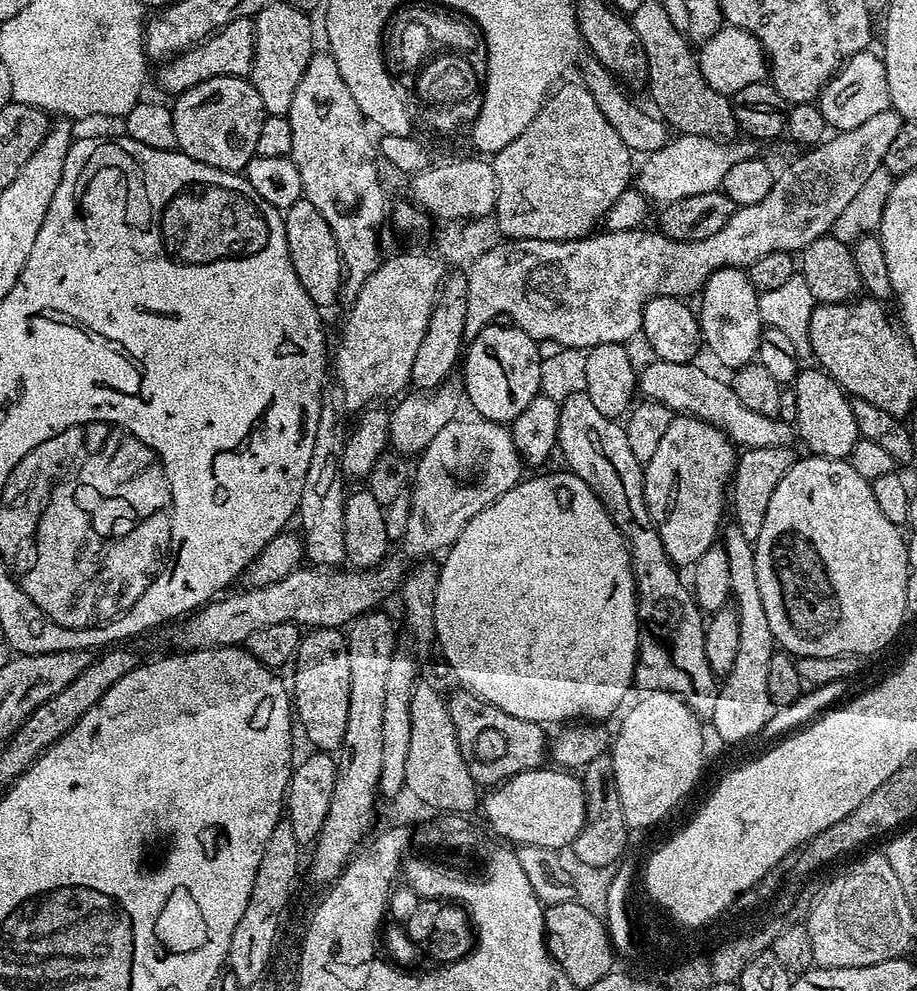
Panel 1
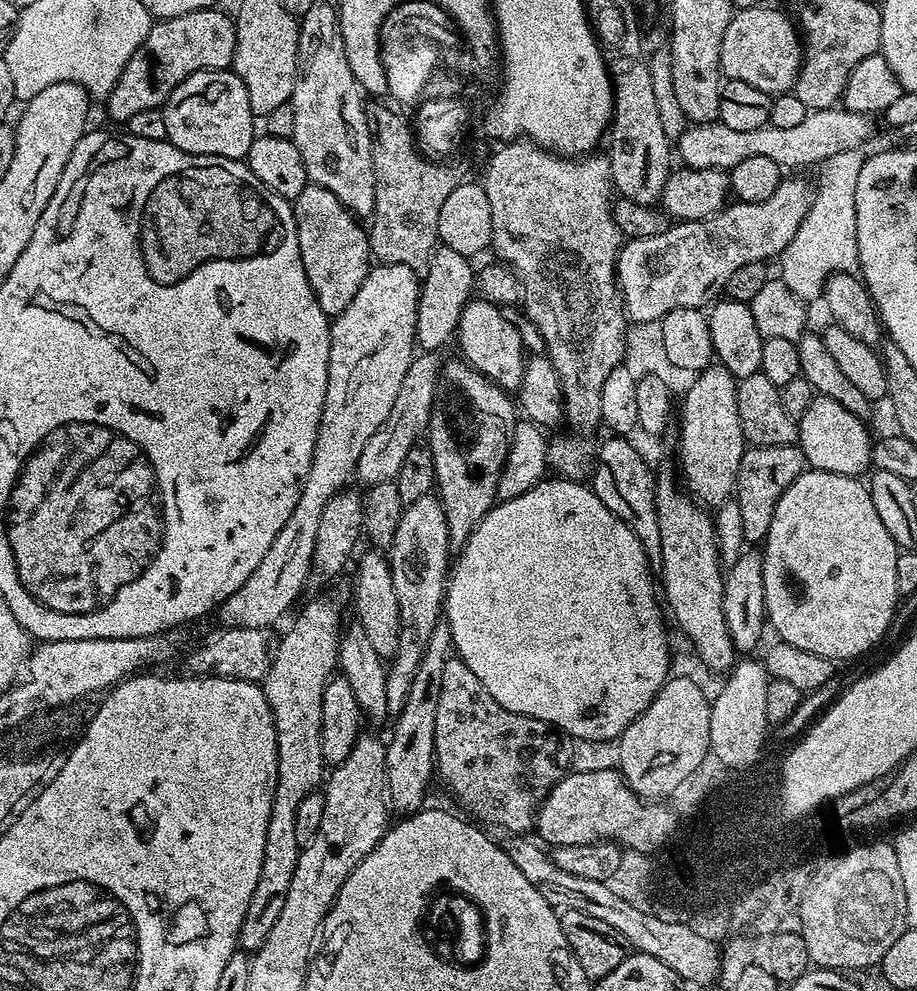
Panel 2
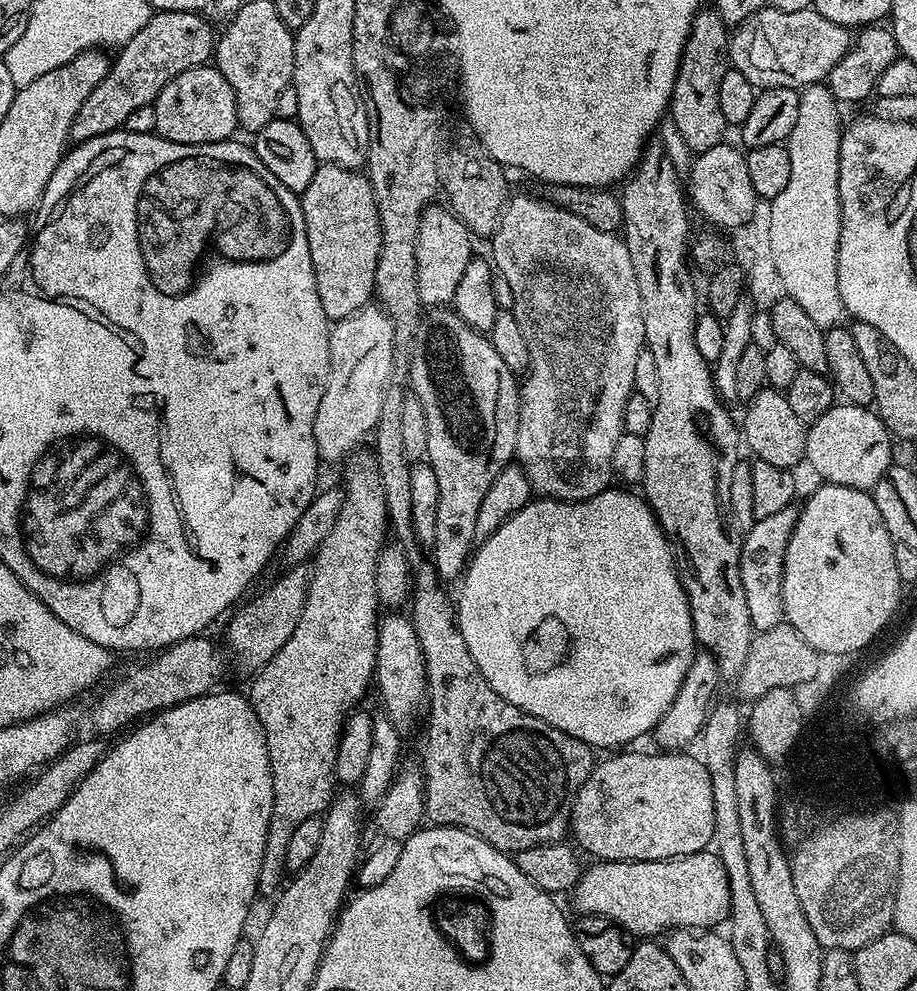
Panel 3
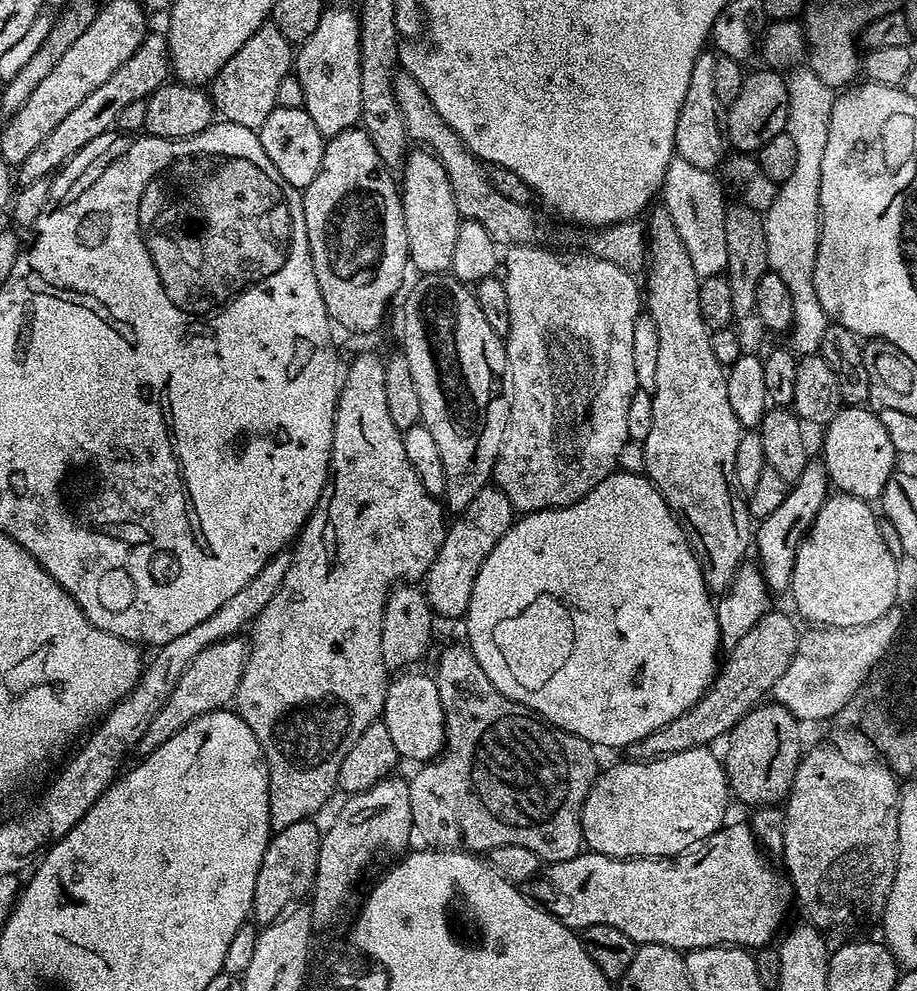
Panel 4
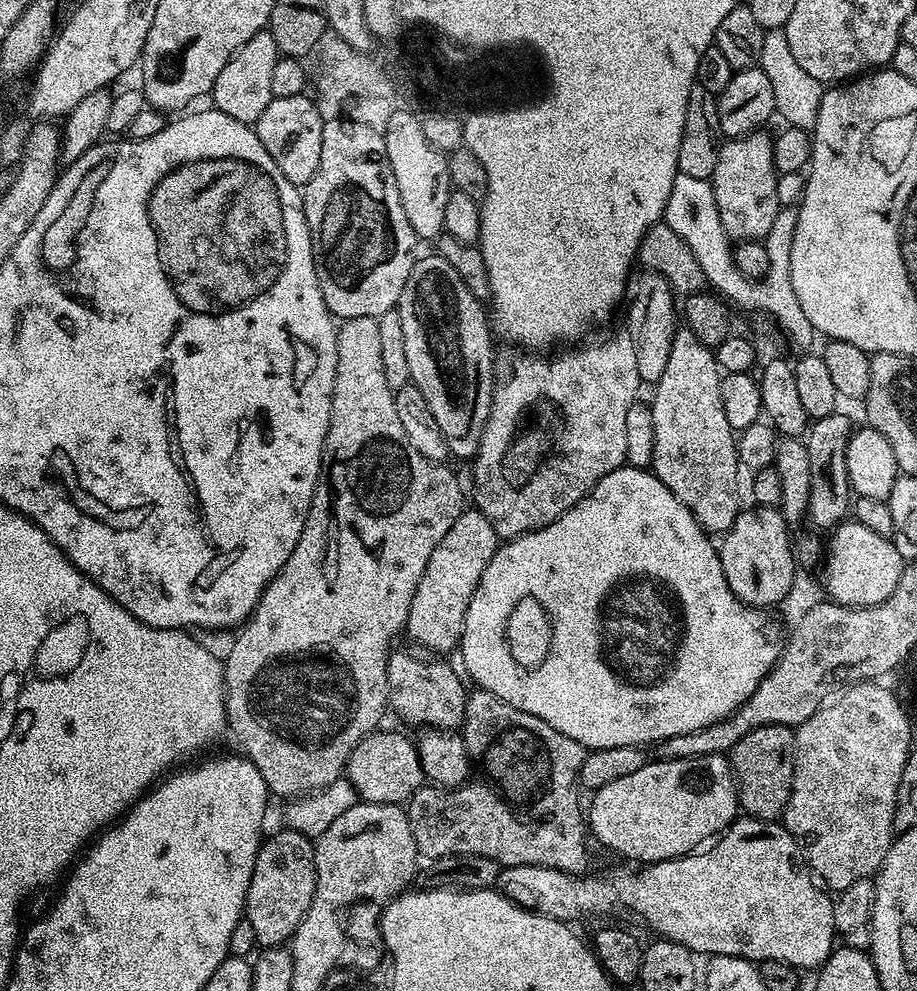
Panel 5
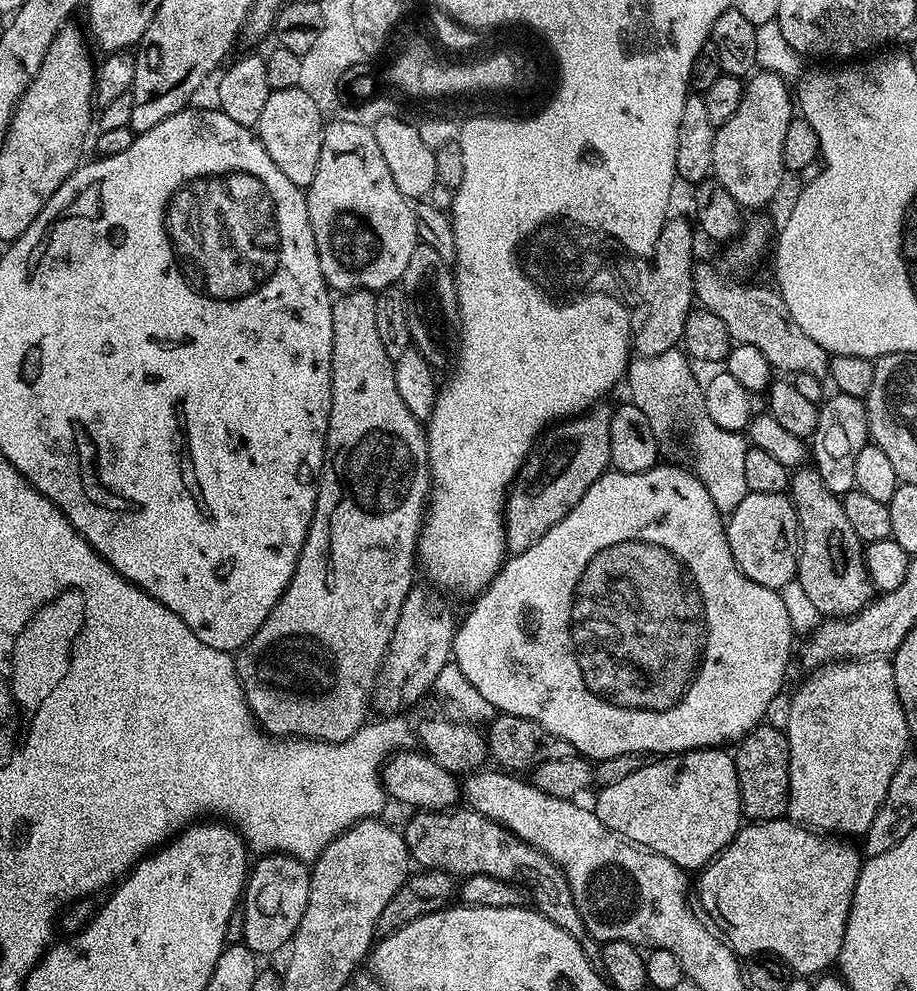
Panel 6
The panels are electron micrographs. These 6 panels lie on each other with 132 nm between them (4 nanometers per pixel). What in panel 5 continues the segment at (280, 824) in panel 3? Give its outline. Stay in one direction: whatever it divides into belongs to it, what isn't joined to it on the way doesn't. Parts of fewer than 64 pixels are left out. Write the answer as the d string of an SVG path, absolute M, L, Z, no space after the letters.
M367 316L343 321L336 329L336 377L332 391L330 426L326 430L324 443L324 457L320 459L320 483L312 496L312 505L304 523L302 538L298 538L294 554L286 558L280 573L264 588L264 593L256 603L256 609L235 633L236 641L233 642L228 656L223 657L224 707L228 709L227 731L230 736L232 732L233 738L240 743L239 751L247 756L250 762L254 762L258 774L262 774L273 797L303 798L341 779L354 746L358 746L358 742L362 742L364 736L369 736L381 727L380 719L384 716L384 708L386 712L389 707L386 666L388 654L394 648L392 639L399 632L401 635L405 631L410 614L410 602L414 602L414 590L418 582L422 582L422 570L426 570L426 562L430 554L434 554L434 546L442 542L446 530L454 526L454 522L466 507L465 489L464 492L460 489L459 478L447 468L448 466L444 462L422 458L422 454L414 450L410 438L406 438L402 422L398 422L394 389L390 382L386 382L386 374L382 371L382 346L378 339L377 317Z

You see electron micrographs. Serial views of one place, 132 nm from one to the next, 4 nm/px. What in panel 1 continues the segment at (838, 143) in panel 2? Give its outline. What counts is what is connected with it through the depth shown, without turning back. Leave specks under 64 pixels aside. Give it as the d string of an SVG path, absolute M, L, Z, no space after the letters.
M681 133L679 136L669 139L668 144L660 147L658 151L649 153L646 162L636 172L636 187L651 201L658 200L660 204L672 203L684 197L693 197L694 194L704 194L715 192L723 187L725 176L731 166L735 163L755 159L759 145L752 140L721 141L716 137L704 135L686 135Z

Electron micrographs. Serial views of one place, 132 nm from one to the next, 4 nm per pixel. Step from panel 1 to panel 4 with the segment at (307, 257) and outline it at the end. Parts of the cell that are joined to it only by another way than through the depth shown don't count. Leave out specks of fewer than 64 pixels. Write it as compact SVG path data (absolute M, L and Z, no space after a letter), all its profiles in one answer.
M353 126L325 143L322 166L314 182L302 192L306 234L318 290L322 290L322 302L326 302L329 320L352 332L372 332L383 322L388 303L399 290L404 271L410 268L400 190L392 176L378 150L374 150L374 142L370 142L368 133L363 127Z

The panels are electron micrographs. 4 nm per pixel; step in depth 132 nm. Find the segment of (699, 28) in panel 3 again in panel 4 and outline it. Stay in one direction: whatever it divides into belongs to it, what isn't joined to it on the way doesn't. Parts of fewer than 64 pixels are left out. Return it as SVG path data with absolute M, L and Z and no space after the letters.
M711 51L701 52L690 74L690 86L686 86L686 98L682 98L682 110L678 110L678 126L674 130L675 155L681 160L698 166L698 170L712 172L721 167L725 159L726 132L722 127L722 105L714 94L714 62Z

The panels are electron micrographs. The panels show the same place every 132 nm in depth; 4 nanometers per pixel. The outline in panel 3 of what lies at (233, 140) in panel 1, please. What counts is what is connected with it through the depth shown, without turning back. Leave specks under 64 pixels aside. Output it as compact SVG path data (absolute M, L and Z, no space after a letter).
M214 66L191 68L174 78L158 94L156 132L170 142L209 144L233 139L238 132L238 110L230 82Z

